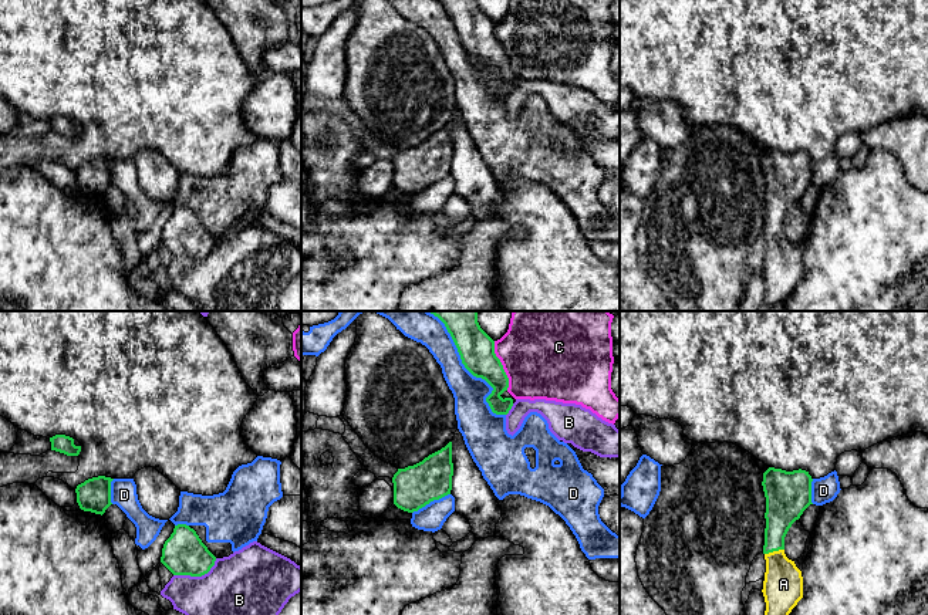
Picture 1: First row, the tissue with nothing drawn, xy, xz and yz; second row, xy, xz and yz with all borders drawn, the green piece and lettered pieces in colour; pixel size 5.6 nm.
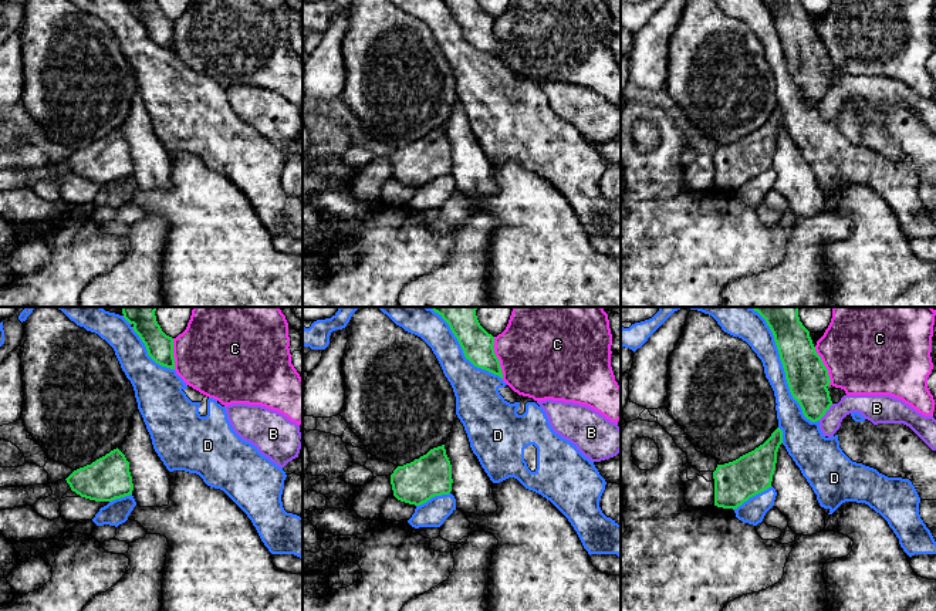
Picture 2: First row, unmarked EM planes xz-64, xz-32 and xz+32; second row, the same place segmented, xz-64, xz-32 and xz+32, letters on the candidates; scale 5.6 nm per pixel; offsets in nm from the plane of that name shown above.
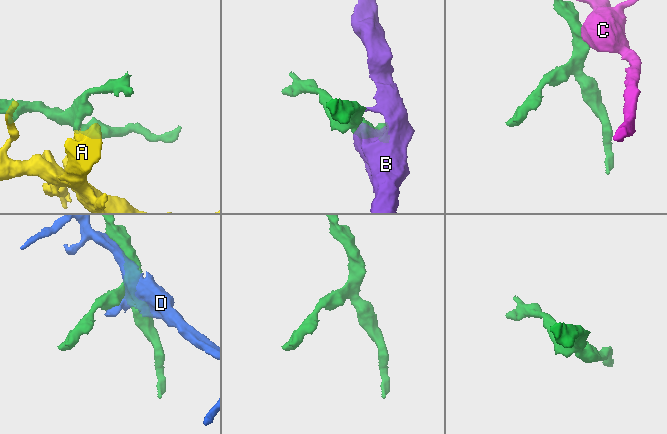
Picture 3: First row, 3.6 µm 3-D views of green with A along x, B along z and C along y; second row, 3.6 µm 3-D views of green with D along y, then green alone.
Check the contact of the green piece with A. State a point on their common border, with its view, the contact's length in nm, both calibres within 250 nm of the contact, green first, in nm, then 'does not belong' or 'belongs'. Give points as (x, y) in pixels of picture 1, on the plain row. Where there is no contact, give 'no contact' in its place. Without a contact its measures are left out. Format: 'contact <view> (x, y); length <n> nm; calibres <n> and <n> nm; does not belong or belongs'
contact yz (773, 232); length 120 nm; calibres 200 and 220 nm; belongs

